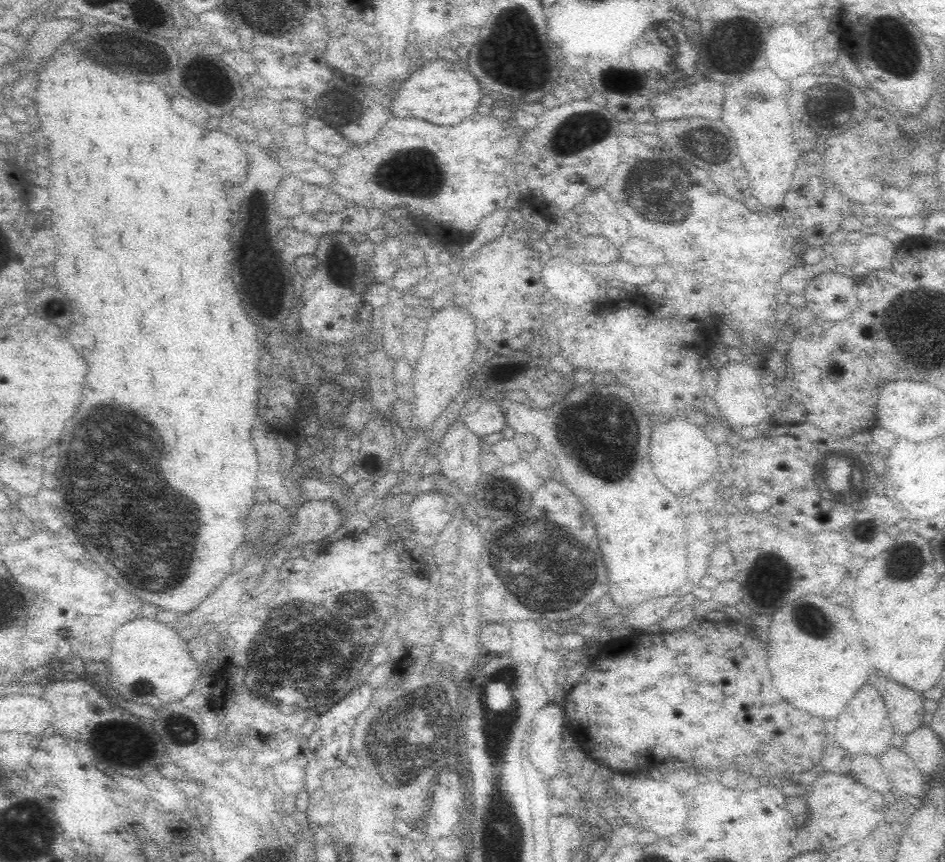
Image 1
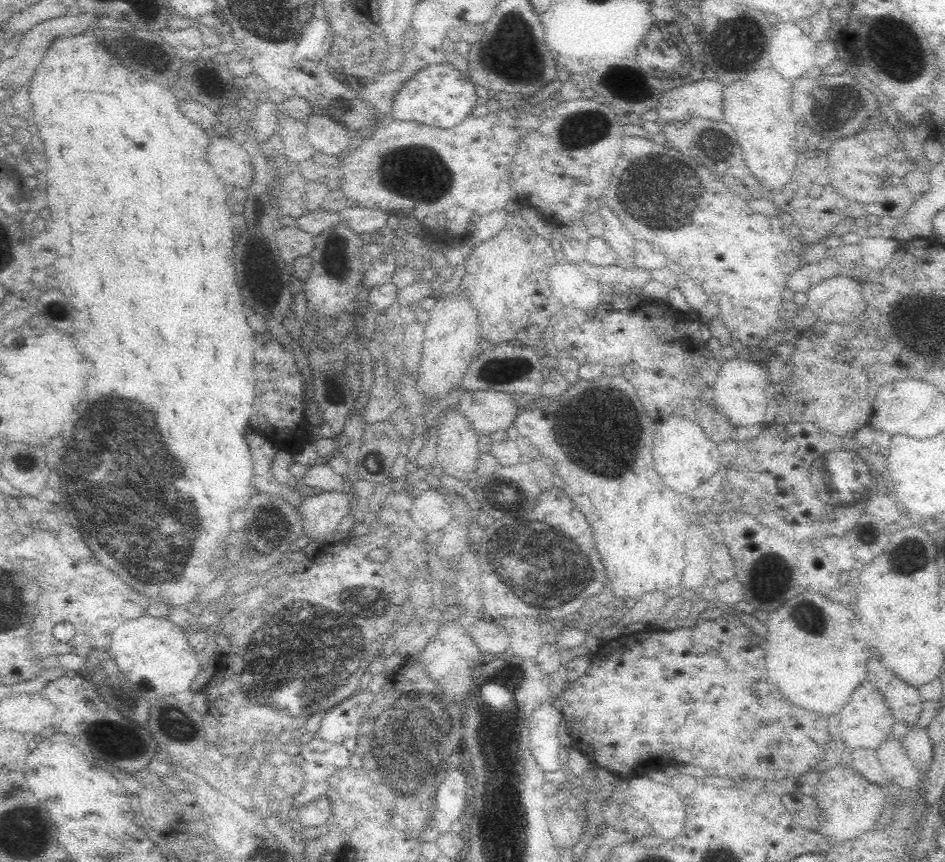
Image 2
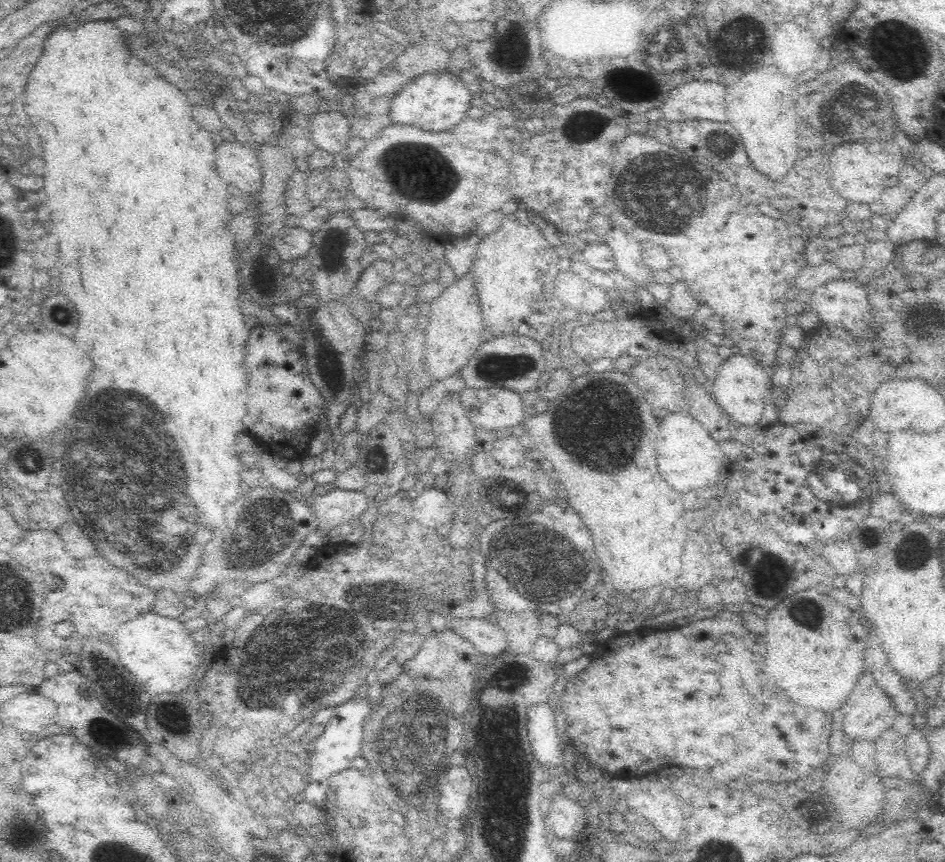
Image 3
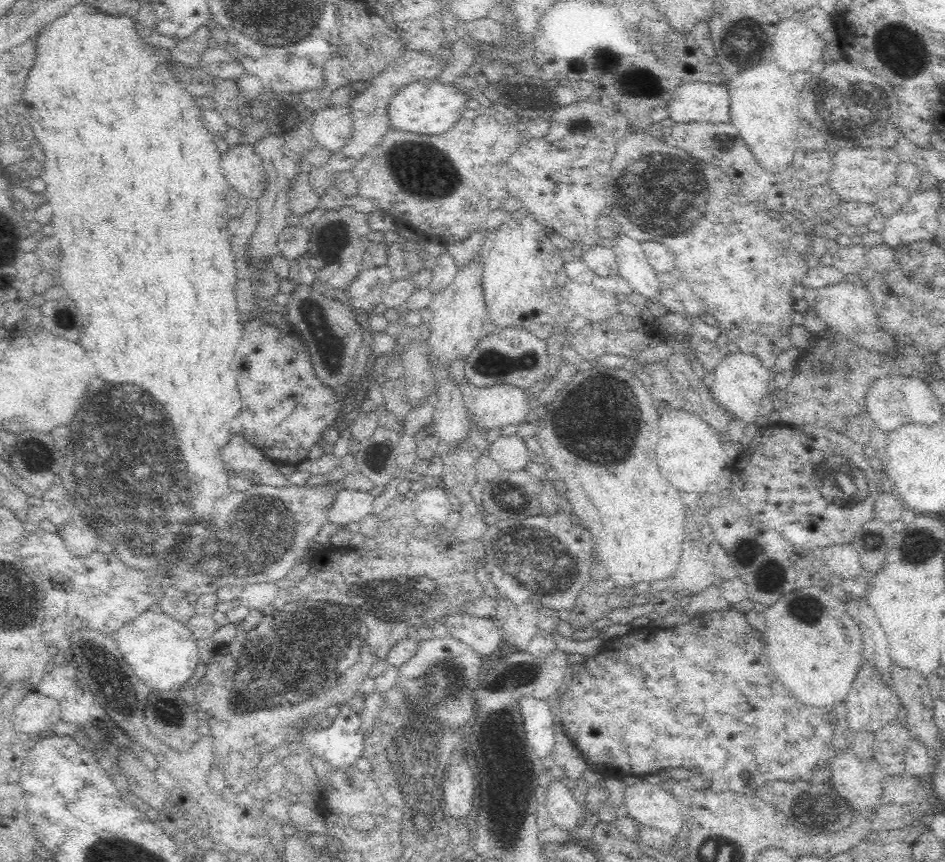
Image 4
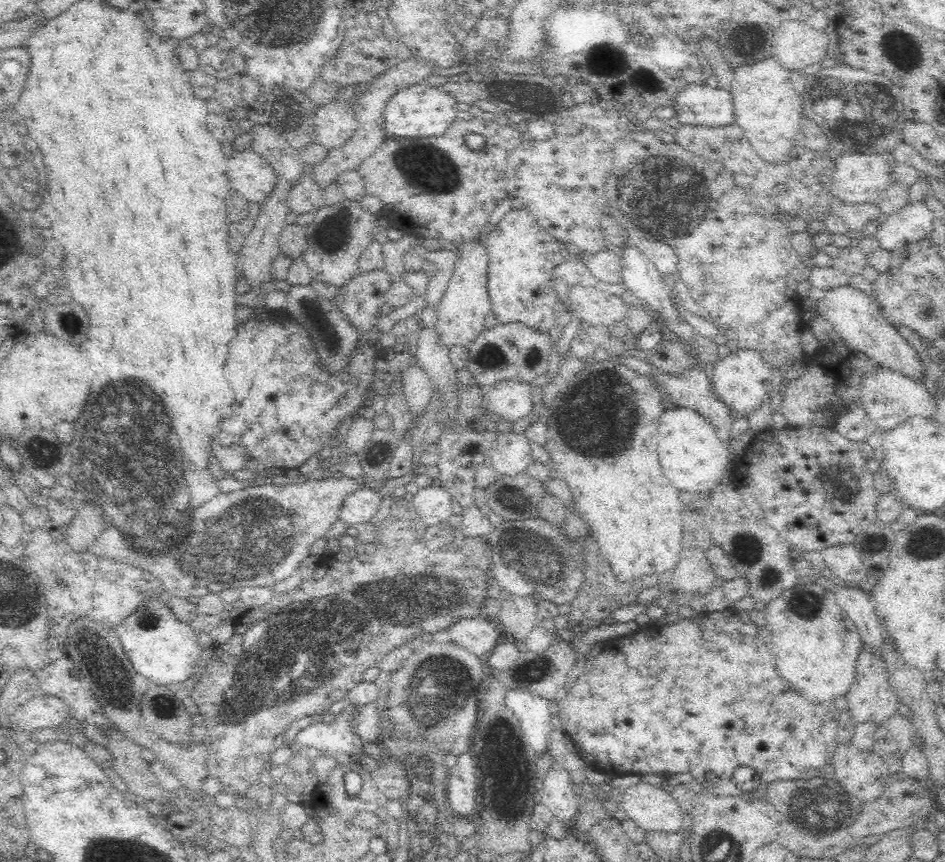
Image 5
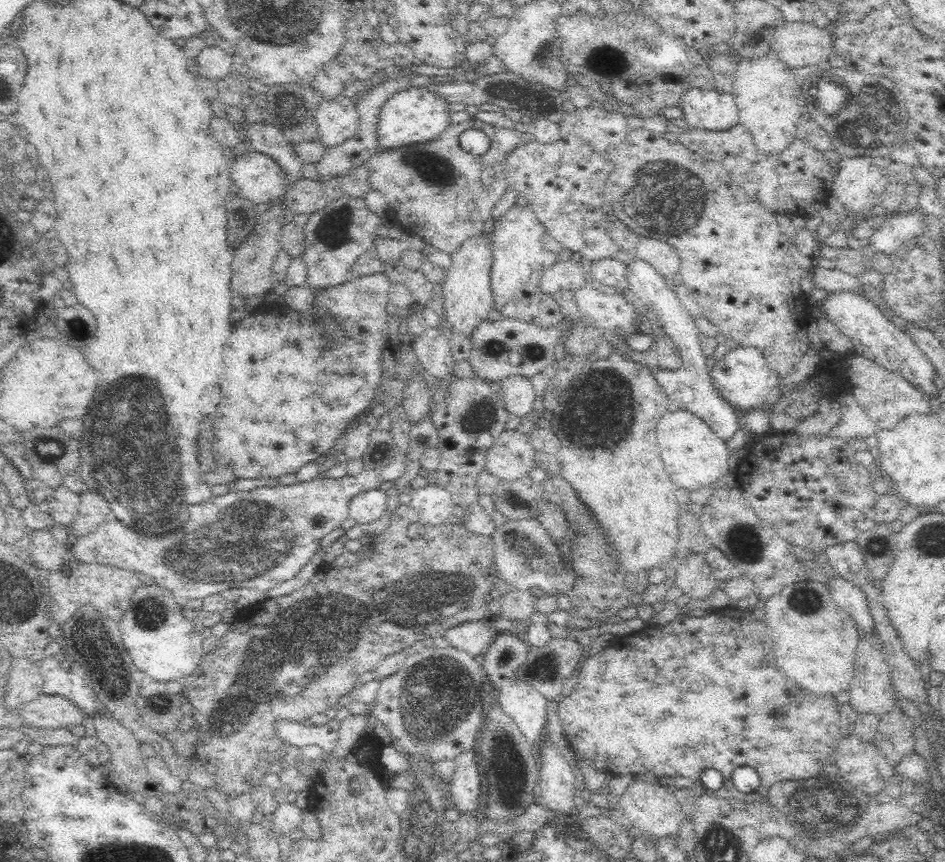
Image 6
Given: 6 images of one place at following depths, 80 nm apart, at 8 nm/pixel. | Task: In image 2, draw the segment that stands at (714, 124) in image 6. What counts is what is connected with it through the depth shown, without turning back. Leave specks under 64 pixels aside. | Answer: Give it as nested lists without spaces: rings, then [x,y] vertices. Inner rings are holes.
[[[714,80],[673,85],[669,91],[661,94],[651,119],[666,122],[700,117],[708,121],[722,121],[722,86]]]

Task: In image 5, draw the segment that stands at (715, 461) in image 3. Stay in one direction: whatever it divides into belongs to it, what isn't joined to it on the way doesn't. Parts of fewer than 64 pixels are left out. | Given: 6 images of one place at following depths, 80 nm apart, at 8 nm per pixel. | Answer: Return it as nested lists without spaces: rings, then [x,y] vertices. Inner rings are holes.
[[[681,406],[678,410],[665,411],[660,416],[658,430],[660,430],[658,456],[660,456],[662,472],[676,488],[684,492],[706,492],[716,488],[726,472],[729,474],[732,456],[716,436],[714,426],[708,424],[706,418],[702,418],[699,413]]]

